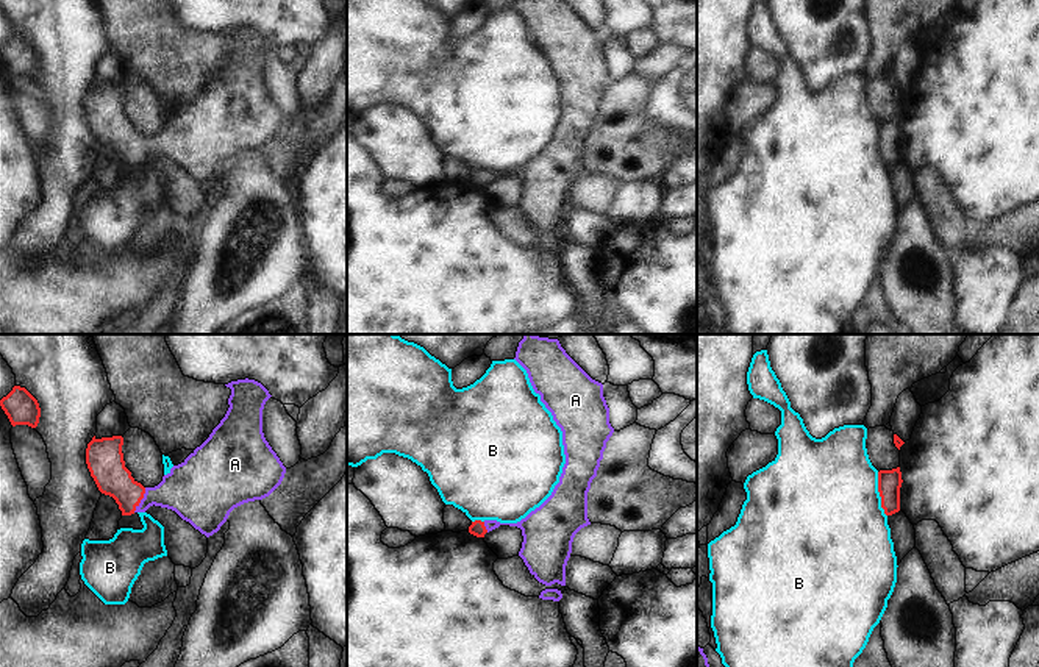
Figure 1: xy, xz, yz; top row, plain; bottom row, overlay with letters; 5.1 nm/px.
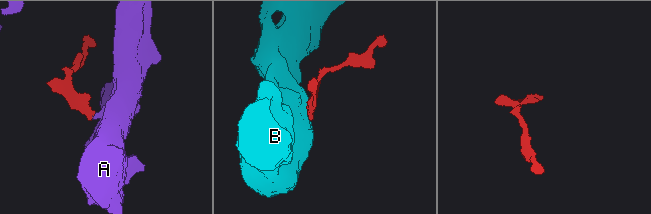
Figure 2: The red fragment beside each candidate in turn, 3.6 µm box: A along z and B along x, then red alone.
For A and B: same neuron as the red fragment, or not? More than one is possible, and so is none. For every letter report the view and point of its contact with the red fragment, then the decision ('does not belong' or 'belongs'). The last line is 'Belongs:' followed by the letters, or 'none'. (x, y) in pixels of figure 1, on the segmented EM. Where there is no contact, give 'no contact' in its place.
A: contact xy (141, 499); belongs
B: contact yz (880, 494); does not belong
Belongs: A

